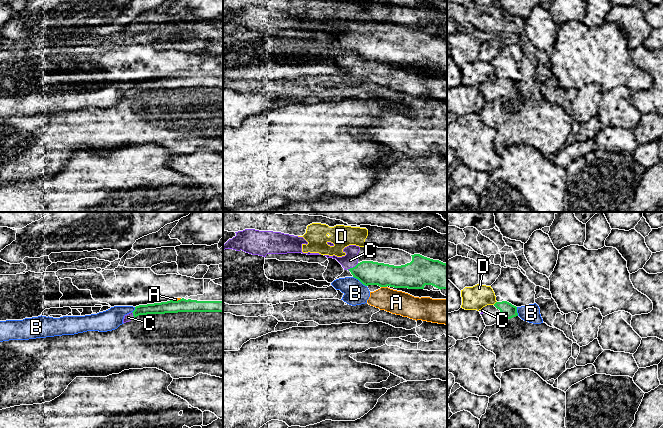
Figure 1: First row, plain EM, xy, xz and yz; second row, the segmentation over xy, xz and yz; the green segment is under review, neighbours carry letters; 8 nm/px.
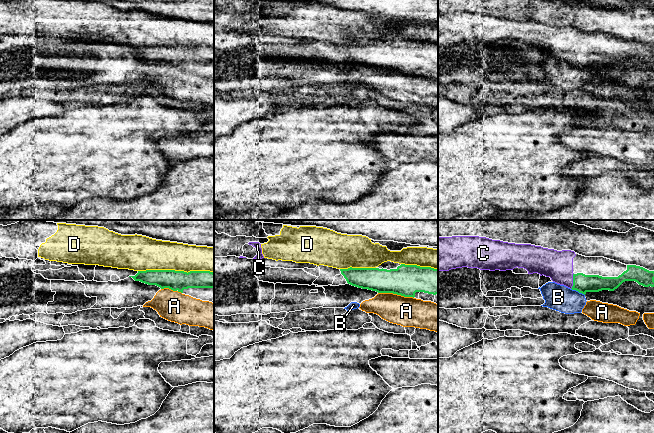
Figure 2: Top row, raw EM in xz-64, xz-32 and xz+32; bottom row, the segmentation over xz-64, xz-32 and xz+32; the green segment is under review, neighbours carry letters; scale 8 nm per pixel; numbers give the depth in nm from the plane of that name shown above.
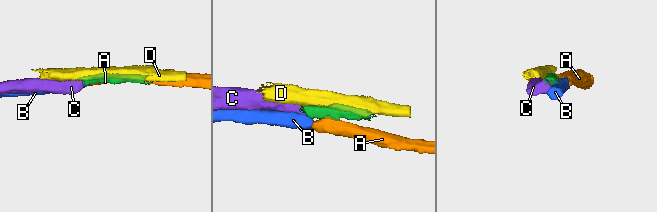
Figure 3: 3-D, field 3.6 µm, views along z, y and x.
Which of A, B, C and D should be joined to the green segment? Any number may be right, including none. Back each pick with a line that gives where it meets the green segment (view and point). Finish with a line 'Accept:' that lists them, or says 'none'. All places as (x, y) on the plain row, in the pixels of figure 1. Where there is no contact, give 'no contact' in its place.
C: meets green in xz at (353, 43)
Accept: C

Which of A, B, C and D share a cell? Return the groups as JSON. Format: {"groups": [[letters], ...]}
{"groups": [["A", "B"], ["C"], ["D"]]}

